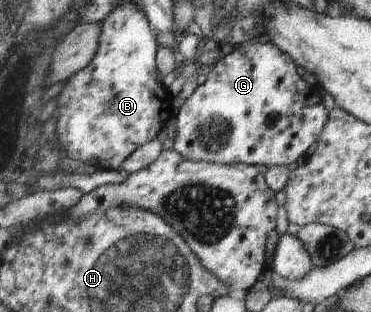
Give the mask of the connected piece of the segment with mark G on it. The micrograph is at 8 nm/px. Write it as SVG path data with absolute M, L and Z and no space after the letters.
M269 42L237 45L232 52L211 65L206 80L197 85L175 115L173 150L189 162L289 166L301 162L306 150L317 140L327 115L318 86L311 87L295 73L291 58Z

